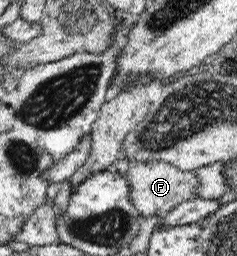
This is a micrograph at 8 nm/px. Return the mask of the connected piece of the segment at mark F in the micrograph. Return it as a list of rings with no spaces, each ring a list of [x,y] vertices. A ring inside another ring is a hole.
[[[163,160],[134,162],[125,176],[130,189],[130,200],[134,208],[141,214],[142,219],[156,215],[164,216],[177,204],[198,197],[195,193],[198,186],[196,172],[194,170],[178,170]]]

